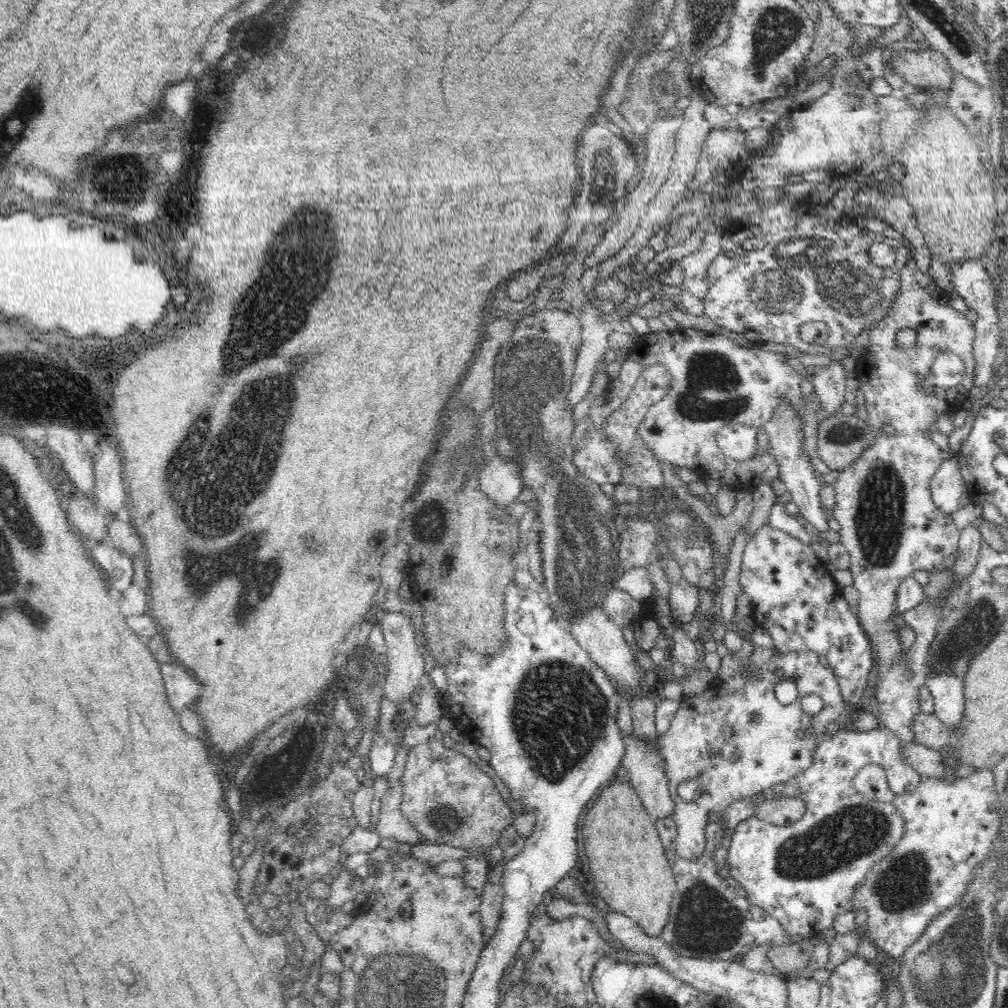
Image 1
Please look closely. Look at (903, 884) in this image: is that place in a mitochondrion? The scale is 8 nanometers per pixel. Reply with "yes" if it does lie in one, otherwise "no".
yes

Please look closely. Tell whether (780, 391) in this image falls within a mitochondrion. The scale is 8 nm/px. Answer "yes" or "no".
no

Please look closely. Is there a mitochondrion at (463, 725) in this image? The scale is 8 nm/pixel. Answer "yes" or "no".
no

